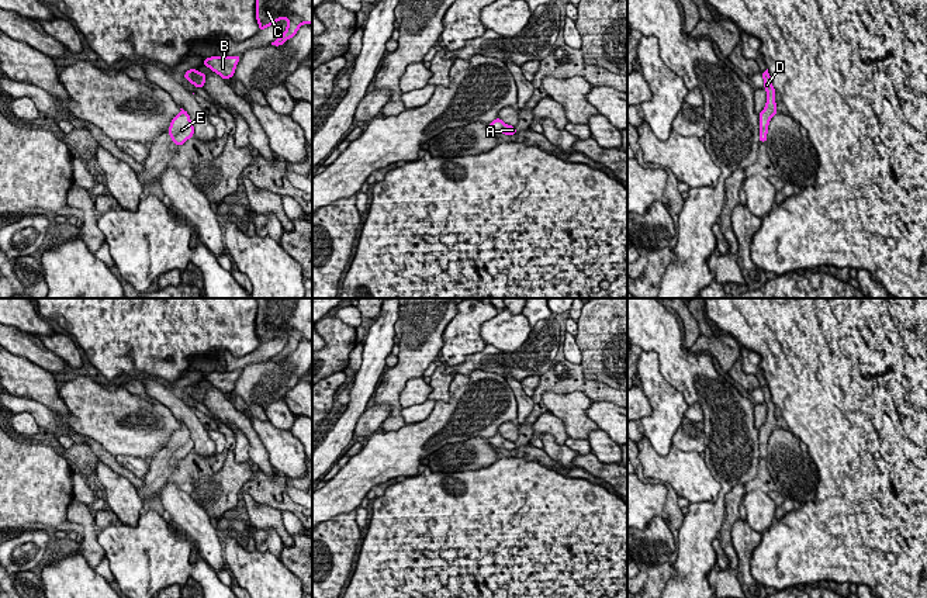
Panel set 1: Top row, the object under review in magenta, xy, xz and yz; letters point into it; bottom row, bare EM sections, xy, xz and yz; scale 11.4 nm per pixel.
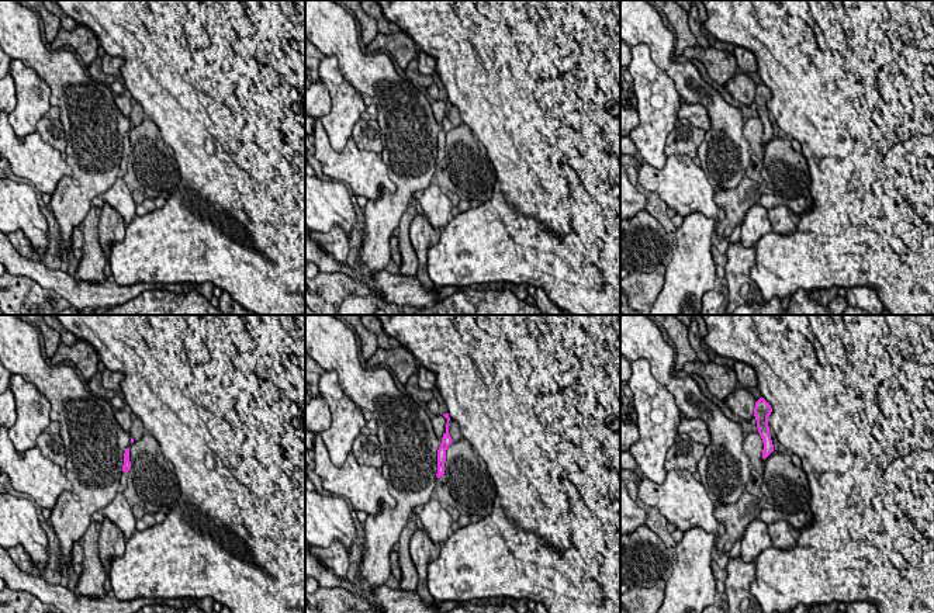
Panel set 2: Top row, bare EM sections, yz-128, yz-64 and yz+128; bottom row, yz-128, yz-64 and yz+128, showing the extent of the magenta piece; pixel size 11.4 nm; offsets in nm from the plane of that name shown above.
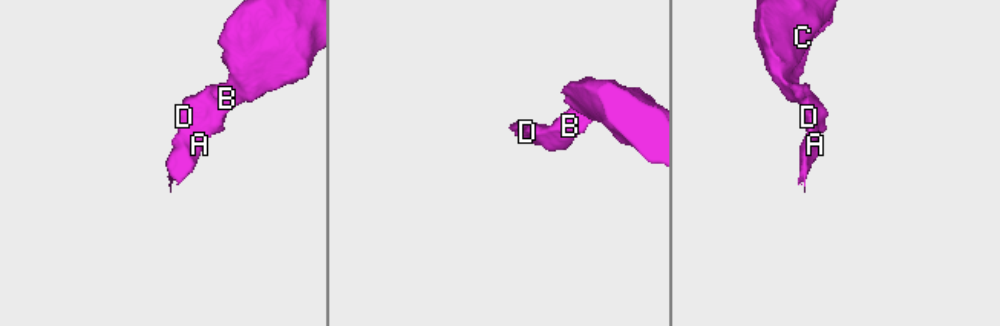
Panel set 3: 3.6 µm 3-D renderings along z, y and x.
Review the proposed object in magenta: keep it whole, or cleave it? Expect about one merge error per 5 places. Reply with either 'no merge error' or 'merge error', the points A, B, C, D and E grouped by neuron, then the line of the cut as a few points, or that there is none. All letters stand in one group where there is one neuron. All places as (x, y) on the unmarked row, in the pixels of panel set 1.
no merge error; groups A B C D E; cut none

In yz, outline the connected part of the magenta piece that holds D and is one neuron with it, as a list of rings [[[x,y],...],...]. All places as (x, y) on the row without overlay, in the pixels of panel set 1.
[[[768,384],[761,390],[764,393],[764,402],[767,405],[767,419],[765,424],[760,428],[760,457],[767,457],[769,435],[778,428],[778,425],[775,419],[775,404],[772,402]]]

